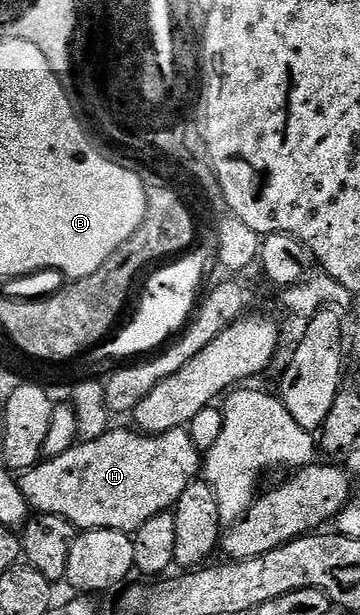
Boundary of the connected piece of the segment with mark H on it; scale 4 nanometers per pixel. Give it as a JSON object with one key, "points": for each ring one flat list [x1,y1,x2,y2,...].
{"points":[[112,427,108,429,105,435,101,435,95,441,83,441,77,443,69,451,65,451,65,455,57,455,56,457,48,457,40,460,38,465,34,465,32,469,28,469,26,473,18,478,21,491,25,495,28,506,36,513,48,513,49,515,61,515,65,519,69,519,69,523,73,523,76,530,86,531,89,529,116,529,122,533,133,535,141,527,141,523,153,519,153,515,158,513,166,513,174,510,175,504,181,499,181,495,185,491,185,487,189,487,191,482,196,480,201,473,201,454,198,447,193,443,190,432,186,428,170,429,164,433,149,433,142,431,134,431,130,433,127,429,118,429]]}

